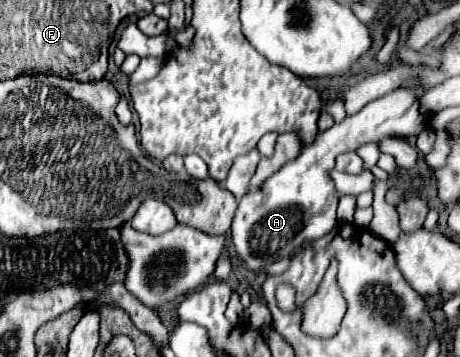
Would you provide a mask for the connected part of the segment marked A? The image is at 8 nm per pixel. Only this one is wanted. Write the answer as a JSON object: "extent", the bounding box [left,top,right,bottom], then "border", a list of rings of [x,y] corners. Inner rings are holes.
{"extent":[231,87,425,271],"border":[[[399,87],[367,103],[359,113],[347,115],[341,123],[321,131],[317,135],[317,143],[303,147],[297,159],[287,161],[285,167],[265,179],[259,189],[253,187],[241,197],[231,223],[231,239],[237,255],[251,271],[257,271],[273,261],[281,261],[305,239],[313,241],[327,235],[333,229],[333,223],[337,223],[335,211],[339,195],[333,181],[329,181],[329,175],[325,175],[325,171],[333,167],[335,157],[385,137],[419,135],[423,129],[425,117],[419,113],[415,87]]]}

